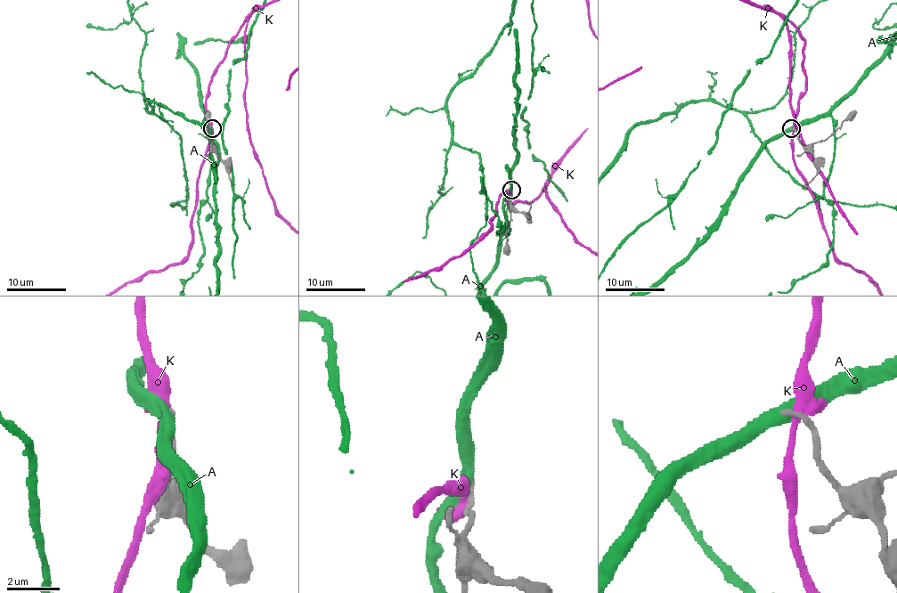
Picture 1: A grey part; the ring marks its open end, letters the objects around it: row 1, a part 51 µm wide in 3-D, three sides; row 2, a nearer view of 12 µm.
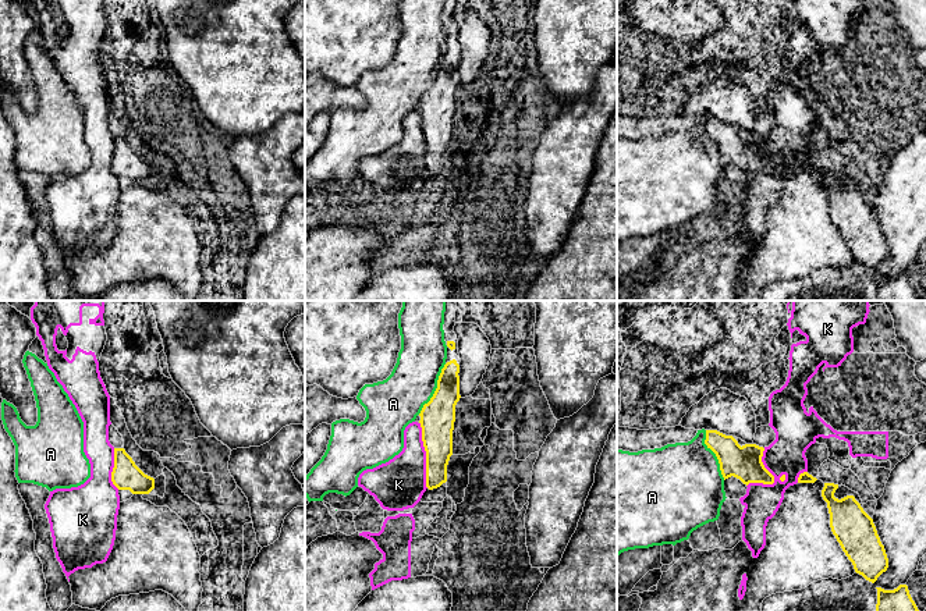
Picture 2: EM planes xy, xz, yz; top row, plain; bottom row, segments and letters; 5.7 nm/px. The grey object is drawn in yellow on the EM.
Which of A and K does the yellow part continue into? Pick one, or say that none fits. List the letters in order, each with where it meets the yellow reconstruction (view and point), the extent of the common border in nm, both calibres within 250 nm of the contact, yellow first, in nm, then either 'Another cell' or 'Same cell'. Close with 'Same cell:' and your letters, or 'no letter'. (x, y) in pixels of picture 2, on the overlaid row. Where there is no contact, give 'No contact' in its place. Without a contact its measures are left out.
A: Touches yellow at xz (436, 389). Shared border 340 nm. Thickness 200 nm (yellow) against 280 nm. Another cell
K: Touches yellow at xz (426, 455). Shared border 380 nm. Thickness 200 nm (yellow) against 300 nm. Another cell
Same cell: no letter

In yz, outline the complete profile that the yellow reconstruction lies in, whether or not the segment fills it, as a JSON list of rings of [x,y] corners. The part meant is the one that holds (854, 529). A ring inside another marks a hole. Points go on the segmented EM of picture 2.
[[[824,483],[822,497],[827,502],[830,527],[856,573],[874,583],[887,571],[888,558],[873,519],[854,495],[834,497],[838,484]]]

